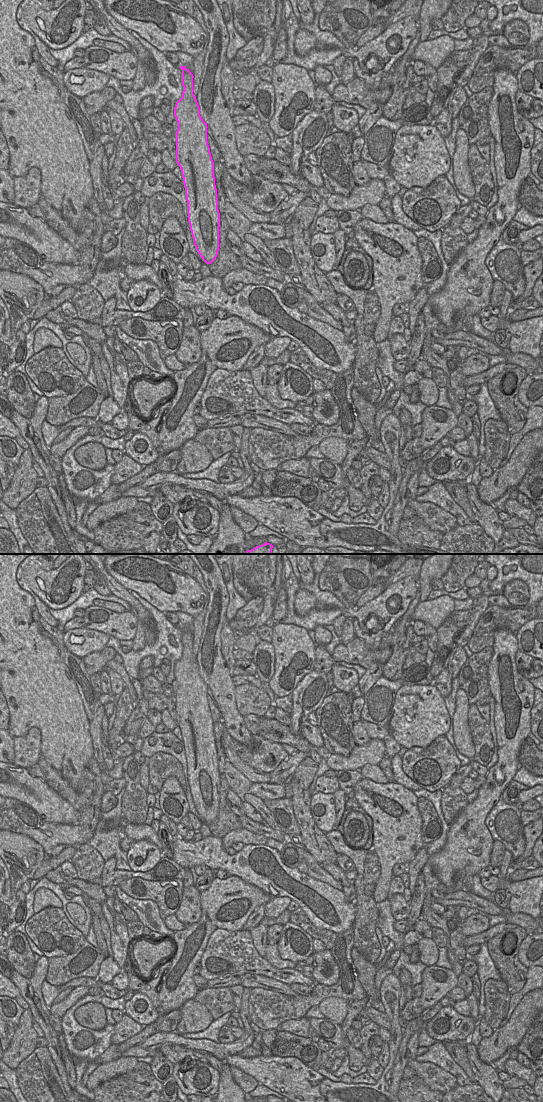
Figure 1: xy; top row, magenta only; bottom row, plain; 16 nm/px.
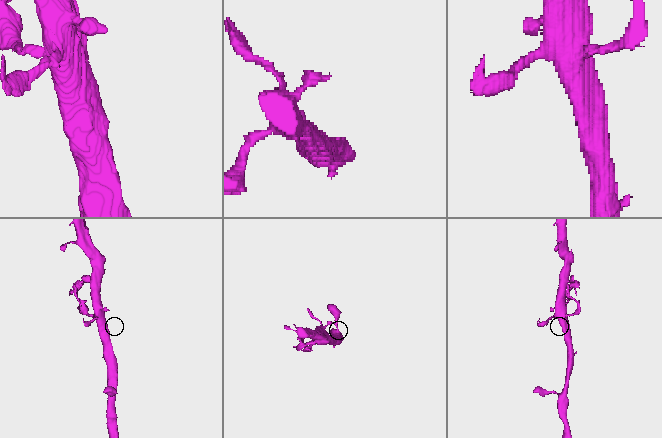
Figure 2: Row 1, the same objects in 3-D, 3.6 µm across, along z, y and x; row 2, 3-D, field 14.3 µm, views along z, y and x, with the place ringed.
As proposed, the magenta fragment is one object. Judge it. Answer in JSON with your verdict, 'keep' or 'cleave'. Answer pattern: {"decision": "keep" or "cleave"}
{"decision": "cleave"}

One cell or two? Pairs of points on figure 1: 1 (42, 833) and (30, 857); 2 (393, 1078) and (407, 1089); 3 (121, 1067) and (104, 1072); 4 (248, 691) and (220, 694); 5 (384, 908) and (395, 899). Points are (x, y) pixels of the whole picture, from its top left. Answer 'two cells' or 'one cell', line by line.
1: two cells
2: two cells
3: one cell
4: two cells
5: two cells

